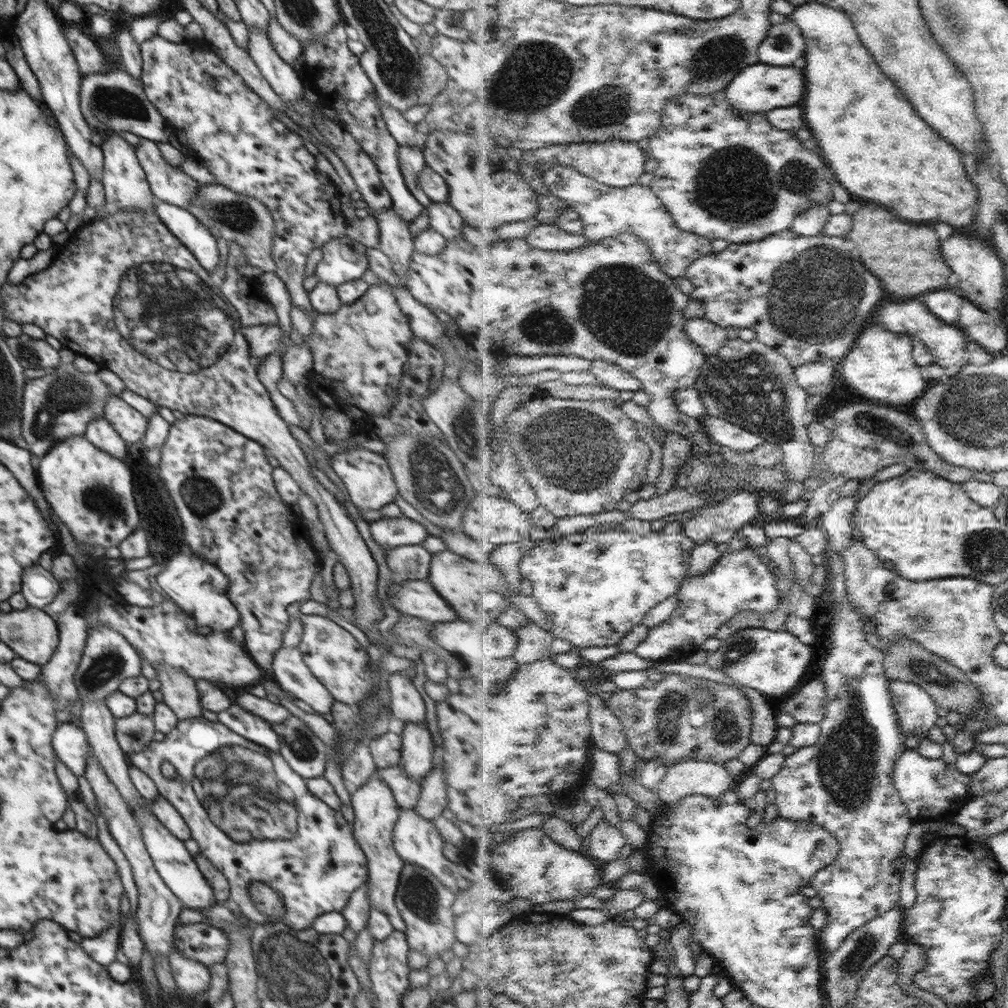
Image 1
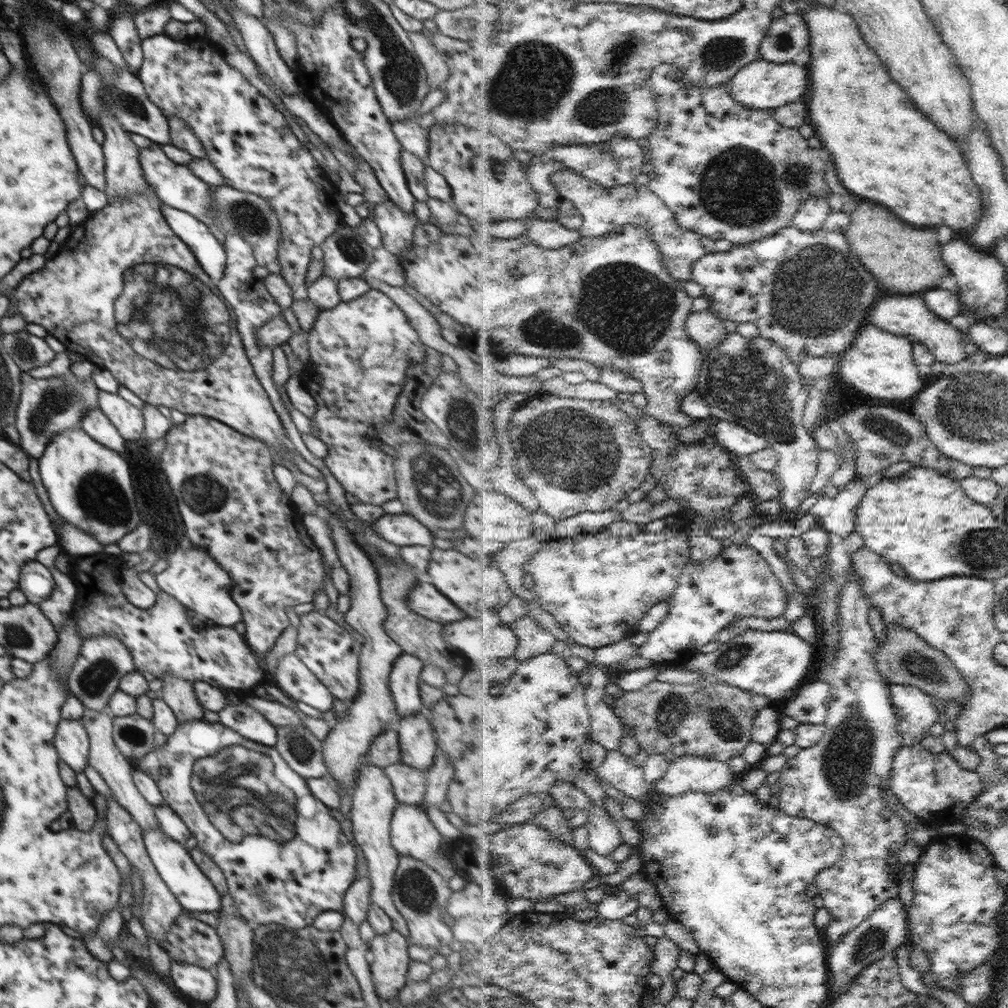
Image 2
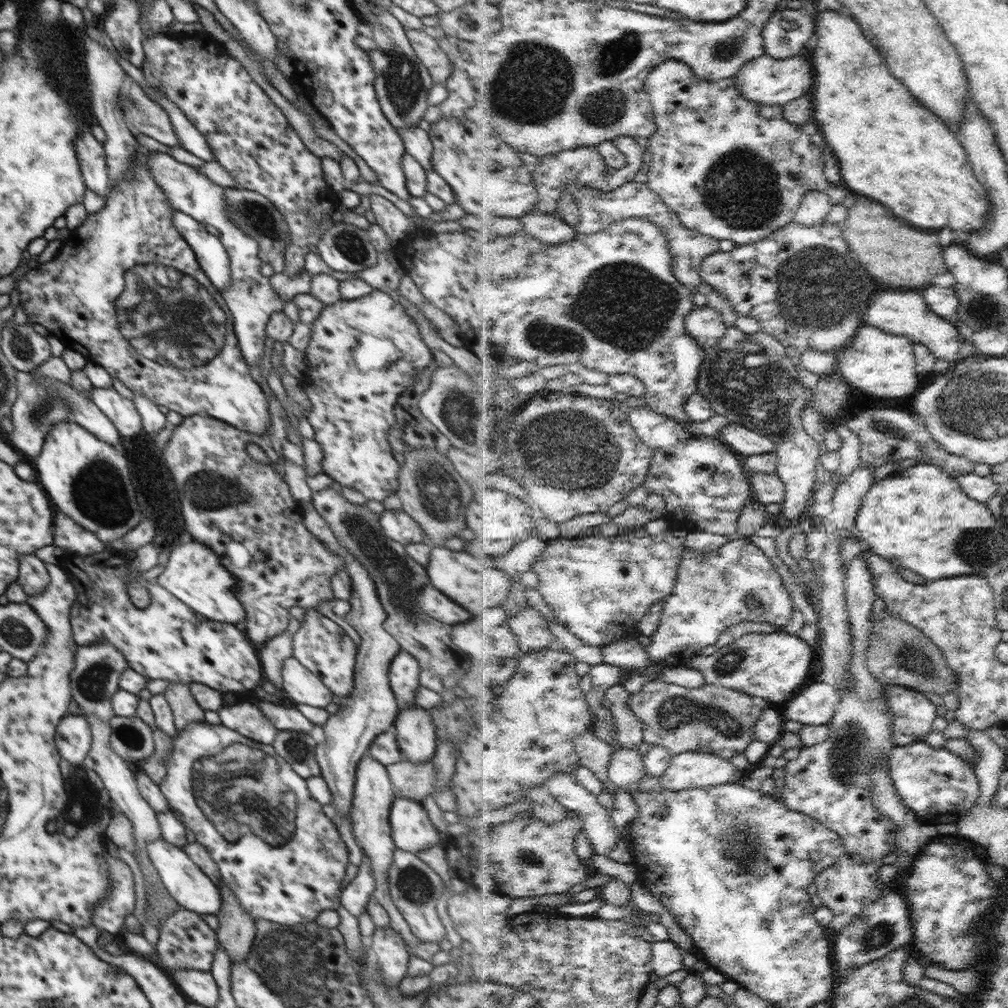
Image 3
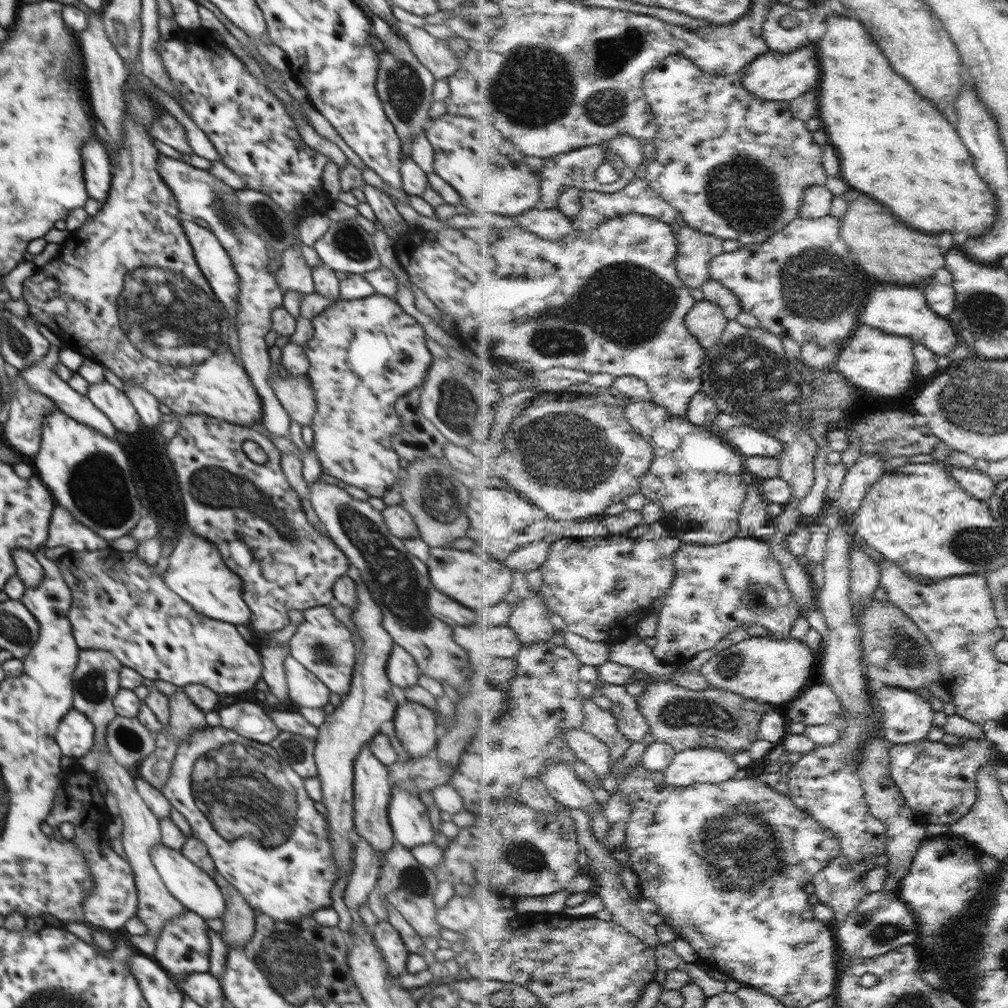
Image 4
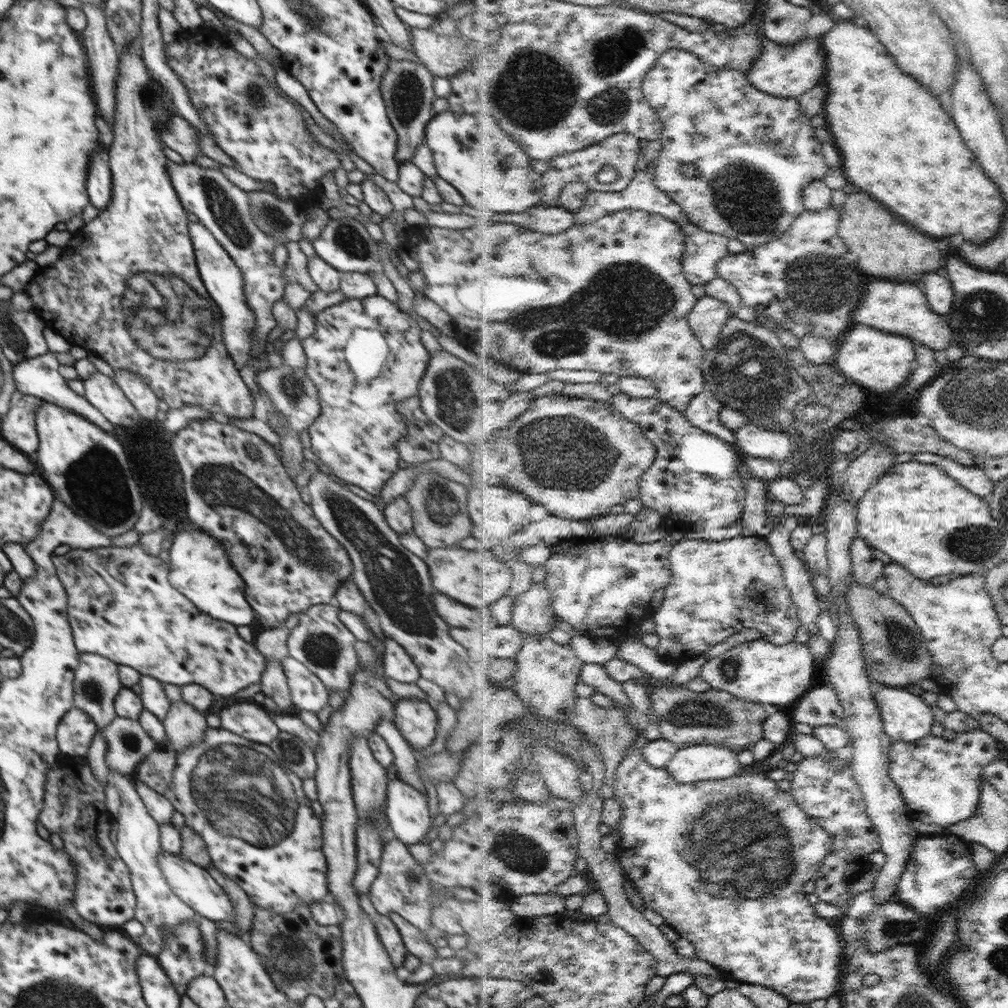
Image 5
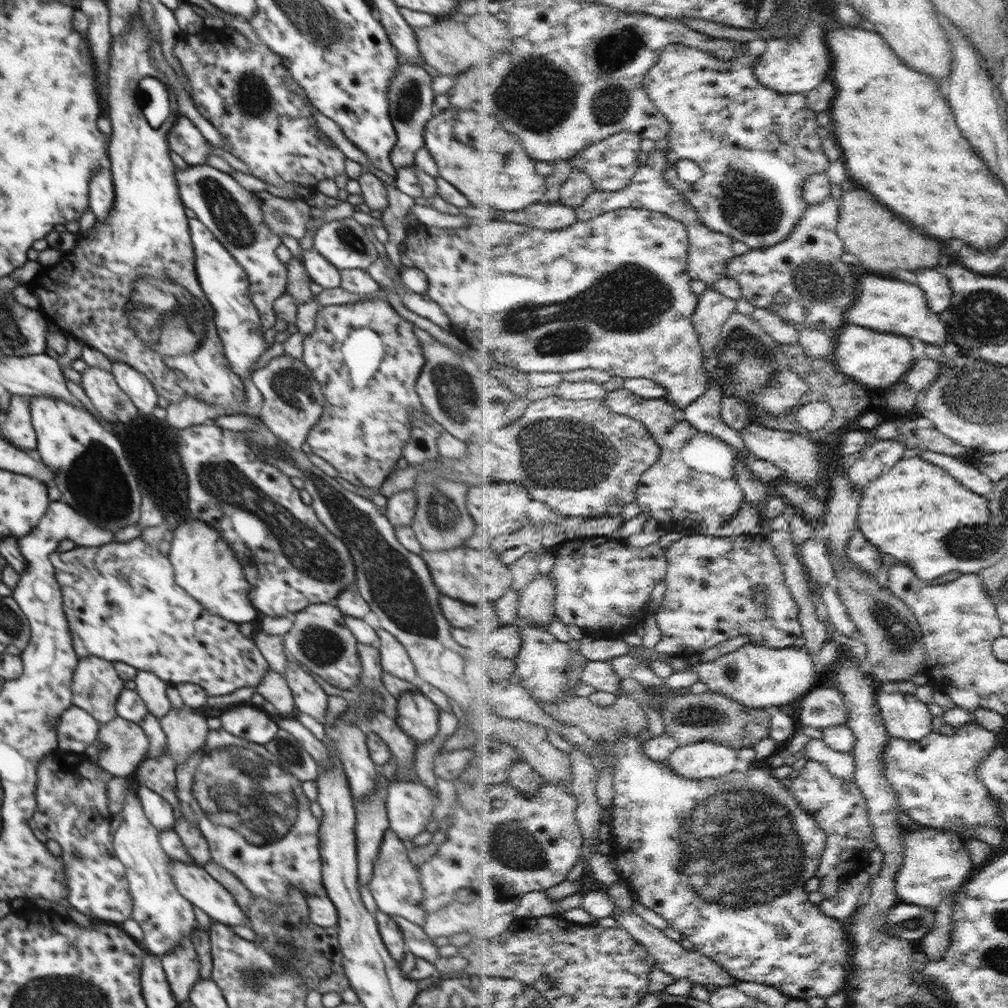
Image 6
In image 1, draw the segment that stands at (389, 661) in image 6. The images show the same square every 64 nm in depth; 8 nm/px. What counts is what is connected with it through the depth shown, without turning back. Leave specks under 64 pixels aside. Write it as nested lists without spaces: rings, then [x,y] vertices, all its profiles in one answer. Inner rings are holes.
[[[396,671],[388,680],[390,687],[391,712],[404,724],[426,722],[426,706],[420,692],[416,690],[413,680],[406,672]]]

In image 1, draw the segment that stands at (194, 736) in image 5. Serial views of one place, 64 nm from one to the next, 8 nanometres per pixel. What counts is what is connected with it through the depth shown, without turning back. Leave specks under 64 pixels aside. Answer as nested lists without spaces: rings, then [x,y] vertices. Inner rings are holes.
[[[169,664],[156,668],[156,673],[162,683],[159,691],[164,695],[163,703],[174,711],[180,721],[202,715],[203,706],[194,679]]]

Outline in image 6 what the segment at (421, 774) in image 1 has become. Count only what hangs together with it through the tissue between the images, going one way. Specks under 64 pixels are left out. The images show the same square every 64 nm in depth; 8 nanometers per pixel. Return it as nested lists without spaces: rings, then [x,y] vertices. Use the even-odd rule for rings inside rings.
[[[421,690],[404,692],[397,701],[395,721],[404,734],[419,744],[432,740],[439,729],[437,704],[431,702]]]

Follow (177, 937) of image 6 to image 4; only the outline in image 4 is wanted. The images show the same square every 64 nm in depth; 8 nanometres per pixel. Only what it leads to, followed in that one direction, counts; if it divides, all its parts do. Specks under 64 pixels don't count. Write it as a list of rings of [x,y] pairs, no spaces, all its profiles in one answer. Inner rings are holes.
[[[96,740],[96,744],[91,749],[91,752],[80,758],[82,768],[86,772],[95,772],[100,770],[107,785],[107,790],[114,793],[116,801],[118,801],[119,814],[122,818],[122,848],[126,854],[134,874],[134,882],[138,892],[137,916],[146,926],[147,933],[130,938],[130,942],[136,948],[139,954],[153,957],[156,952],[156,942],[160,936],[162,926],[169,922],[172,918],[180,916],[187,912],[187,908],[172,896],[168,891],[160,873],[156,870],[150,856],[150,850],[161,843],[161,829],[159,826],[159,818],[154,816],[149,806],[146,806],[144,799],[138,794],[135,785],[135,772],[133,770],[126,770],[124,766],[118,764],[118,760],[112,758],[106,744],[101,744],[100,740]]]

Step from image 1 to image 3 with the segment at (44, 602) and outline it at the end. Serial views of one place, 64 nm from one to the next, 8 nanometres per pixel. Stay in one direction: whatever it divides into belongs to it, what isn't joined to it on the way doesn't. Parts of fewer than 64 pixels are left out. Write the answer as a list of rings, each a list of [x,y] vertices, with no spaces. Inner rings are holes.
[[[36,555],[20,556],[17,582],[28,597],[43,592],[50,583],[50,576],[44,562]]]

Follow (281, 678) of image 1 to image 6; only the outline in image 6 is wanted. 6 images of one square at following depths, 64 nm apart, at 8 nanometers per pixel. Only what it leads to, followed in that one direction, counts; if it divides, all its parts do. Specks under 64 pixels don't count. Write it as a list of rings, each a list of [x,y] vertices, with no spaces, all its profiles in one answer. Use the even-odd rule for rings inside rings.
[[[288,664],[284,672],[287,686],[293,695],[296,708],[316,718],[318,722],[325,722],[329,696],[321,686],[304,669]]]

